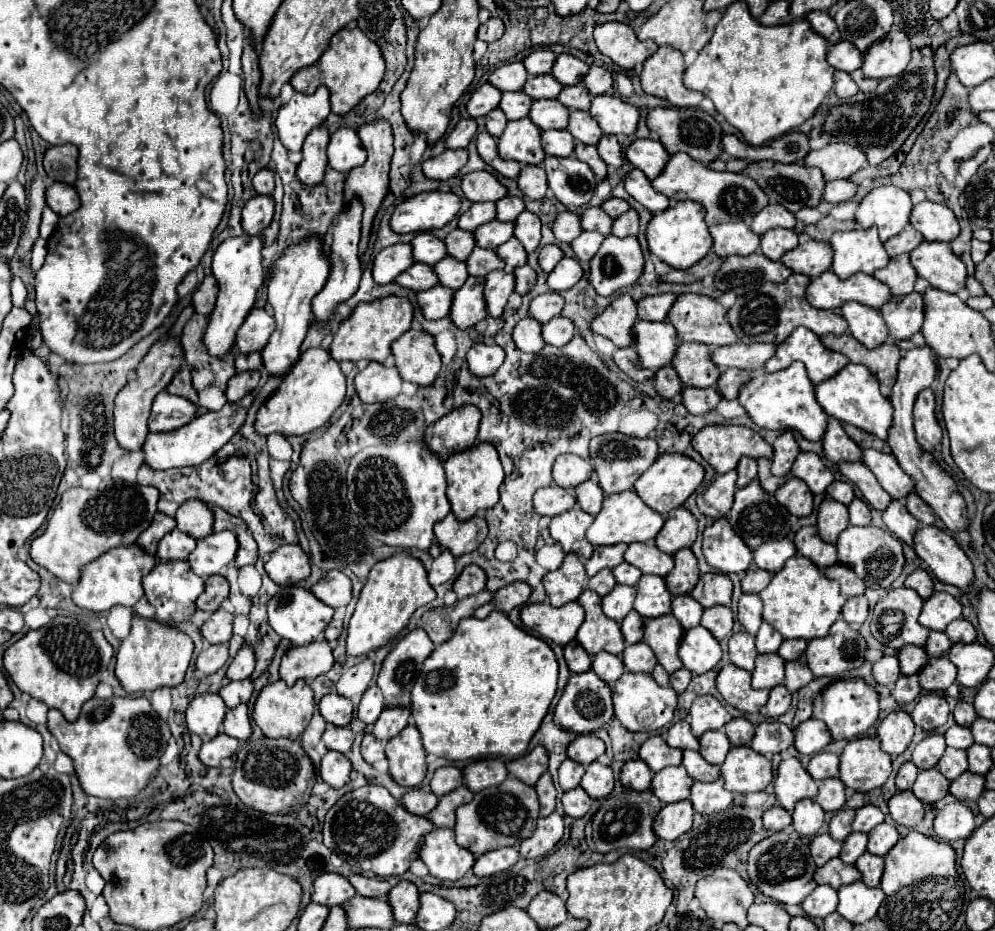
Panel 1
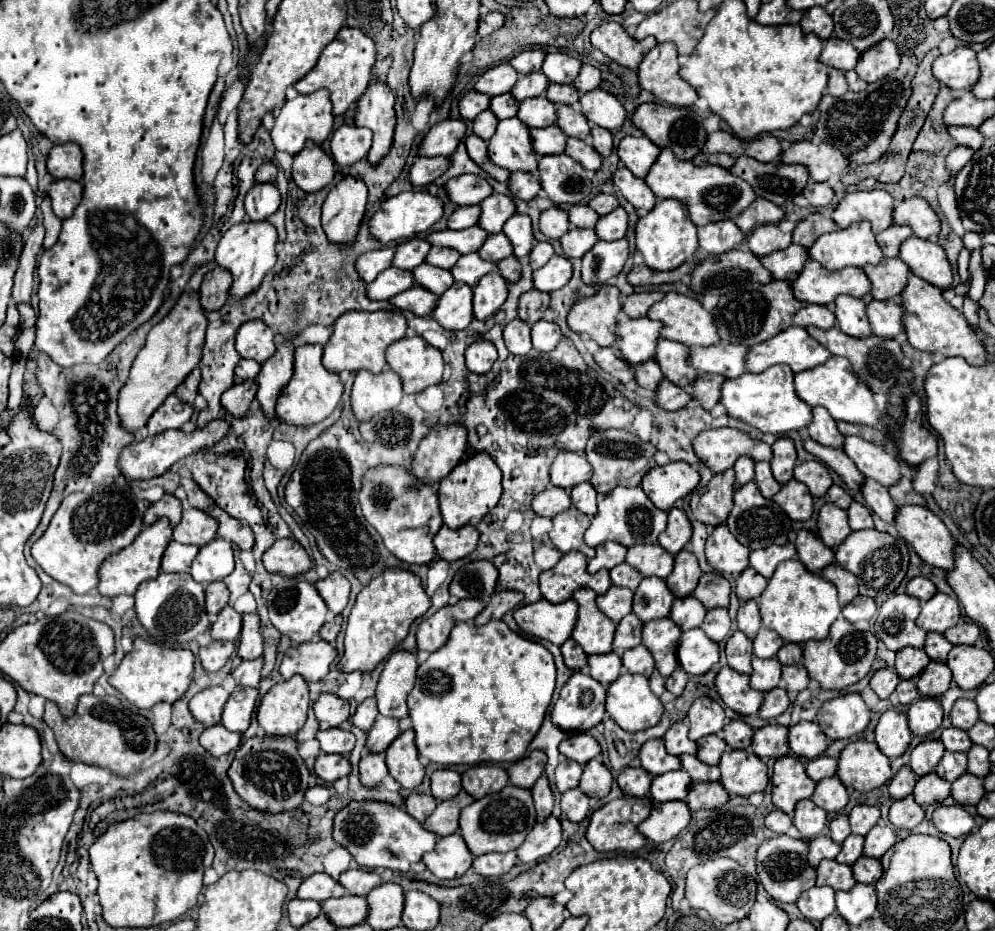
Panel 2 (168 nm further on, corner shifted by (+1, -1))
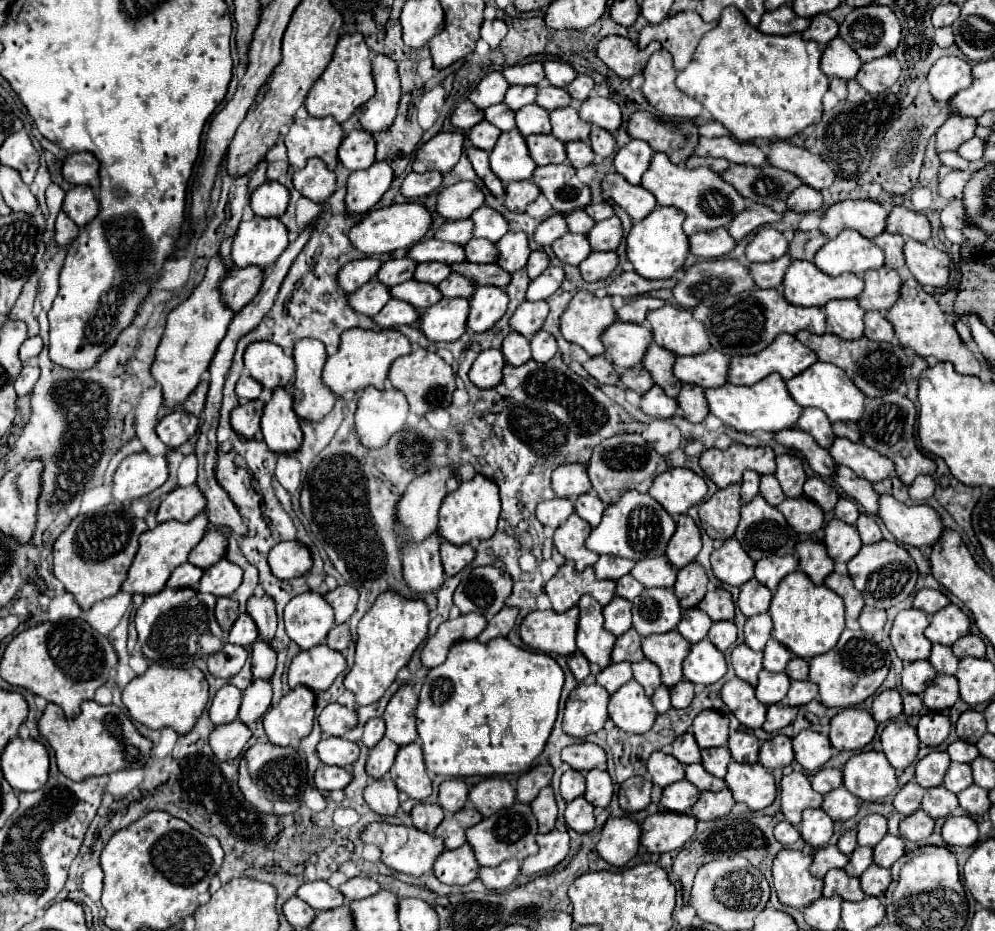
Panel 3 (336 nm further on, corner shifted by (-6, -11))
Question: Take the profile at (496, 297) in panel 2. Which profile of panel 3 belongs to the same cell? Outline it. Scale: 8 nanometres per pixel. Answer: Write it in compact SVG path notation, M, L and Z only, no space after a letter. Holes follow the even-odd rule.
M497 286L475 288L475 294L469 298L469 316L467 328L473 332L489 330L507 310L507 292Z

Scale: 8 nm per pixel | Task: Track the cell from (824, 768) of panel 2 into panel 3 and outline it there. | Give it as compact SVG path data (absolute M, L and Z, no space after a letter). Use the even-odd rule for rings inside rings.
M823 768L813 776L813 790L819 794L827 794L835 788L839 788L843 784L843 774L841 770L833 770L833 768Z

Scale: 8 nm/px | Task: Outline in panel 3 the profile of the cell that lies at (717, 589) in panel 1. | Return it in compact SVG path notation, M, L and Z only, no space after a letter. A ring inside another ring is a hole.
M713 588L705 594L705 598L701 600L699 608L709 614L709 618L713 622L719 622L719 620L733 620L735 616L735 606L733 606L733 600L731 600L731 594L723 588Z

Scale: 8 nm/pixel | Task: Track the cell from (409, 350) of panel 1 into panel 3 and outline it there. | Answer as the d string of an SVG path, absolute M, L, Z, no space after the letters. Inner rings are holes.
M419 348L403 358L397 358L389 370L389 382L393 388L401 390L407 396L409 410L417 416L425 416L429 410L447 408L451 404L451 396L455 390L455 374L451 364L439 358L435 352Z

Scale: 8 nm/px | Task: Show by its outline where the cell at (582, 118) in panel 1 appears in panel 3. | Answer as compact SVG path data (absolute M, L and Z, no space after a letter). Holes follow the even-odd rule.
M565 106L565 108L557 108L551 114L551 126L553 126L553 136L559 138L561 142L571 142L571 140L589 140L589 130L591 126L587 126L587 122L583 122L577 114L575 108Z

